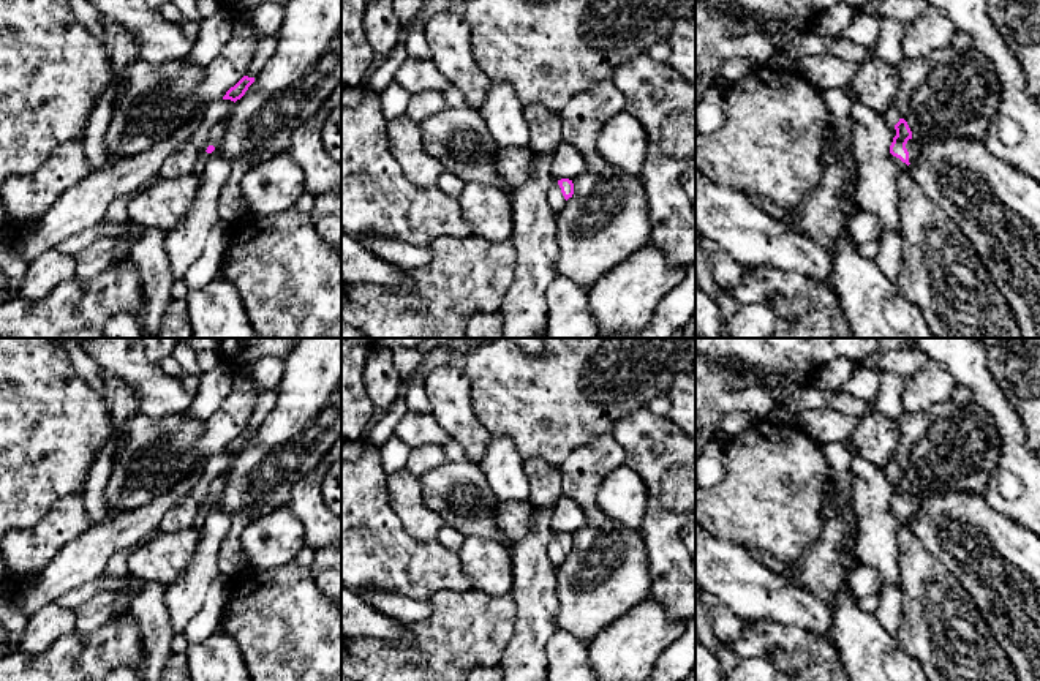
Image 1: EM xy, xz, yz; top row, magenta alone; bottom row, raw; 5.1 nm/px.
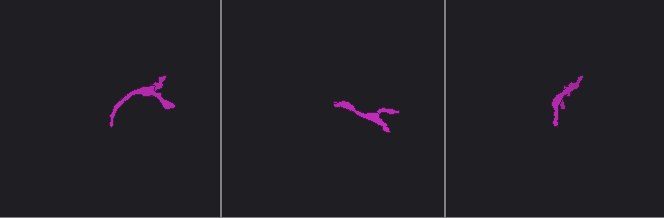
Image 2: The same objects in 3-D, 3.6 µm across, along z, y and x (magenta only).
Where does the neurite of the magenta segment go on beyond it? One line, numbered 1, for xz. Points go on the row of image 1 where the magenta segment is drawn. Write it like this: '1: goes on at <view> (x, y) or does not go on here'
1: does not go on here

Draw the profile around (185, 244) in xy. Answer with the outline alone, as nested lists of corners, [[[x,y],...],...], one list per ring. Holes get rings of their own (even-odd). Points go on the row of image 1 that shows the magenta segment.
[[[228,119],[207,125],[207,139],[199,152],[209,155],[204,171],[198,175],[199,191],[187,218],[166,234],[172,275],[182,280],[187,270],[201,258],[212,228],[220,221],[218,194],[229,177],[231,163],[220,152],[228,130]]]

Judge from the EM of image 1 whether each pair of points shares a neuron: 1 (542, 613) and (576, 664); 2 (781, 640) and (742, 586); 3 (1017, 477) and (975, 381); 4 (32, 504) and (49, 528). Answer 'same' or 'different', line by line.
1: different
2: different
3: same
4: different

